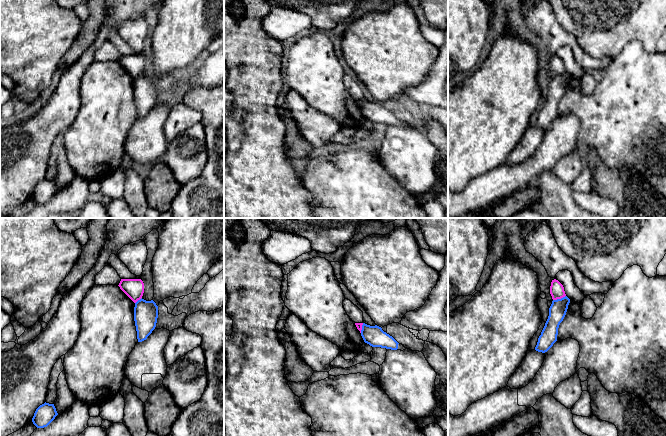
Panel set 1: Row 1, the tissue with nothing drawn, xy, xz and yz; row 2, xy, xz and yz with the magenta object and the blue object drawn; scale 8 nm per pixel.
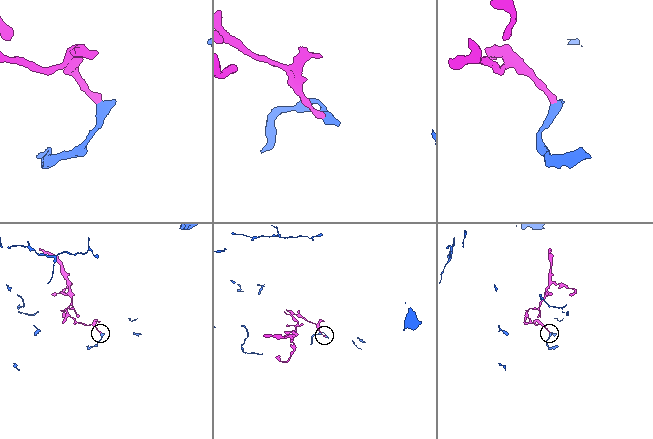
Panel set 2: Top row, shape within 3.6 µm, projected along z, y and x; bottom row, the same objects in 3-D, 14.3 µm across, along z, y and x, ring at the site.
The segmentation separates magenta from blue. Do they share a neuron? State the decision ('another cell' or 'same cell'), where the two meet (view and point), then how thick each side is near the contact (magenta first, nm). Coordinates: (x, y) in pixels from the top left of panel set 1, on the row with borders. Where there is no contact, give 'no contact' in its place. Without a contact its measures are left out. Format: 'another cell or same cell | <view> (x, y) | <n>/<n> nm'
another cell | yz (559, 298) | 110/140 nm

